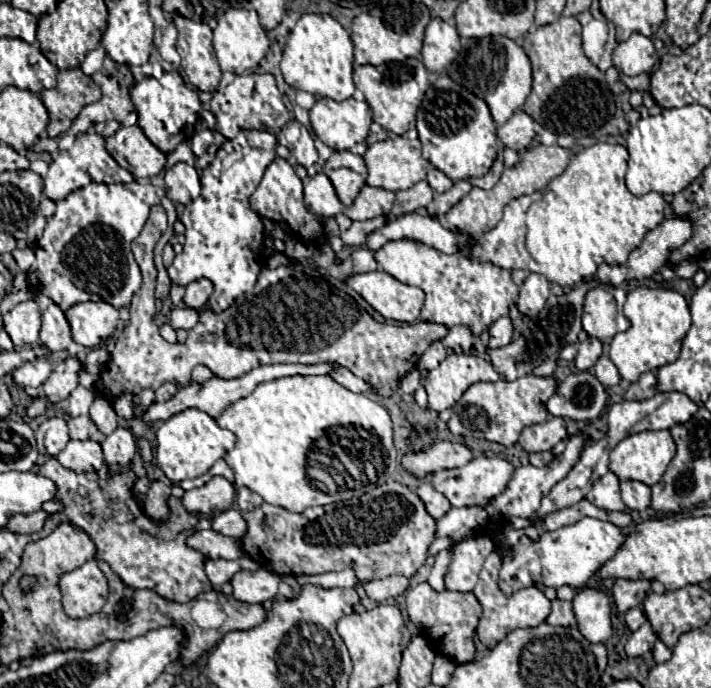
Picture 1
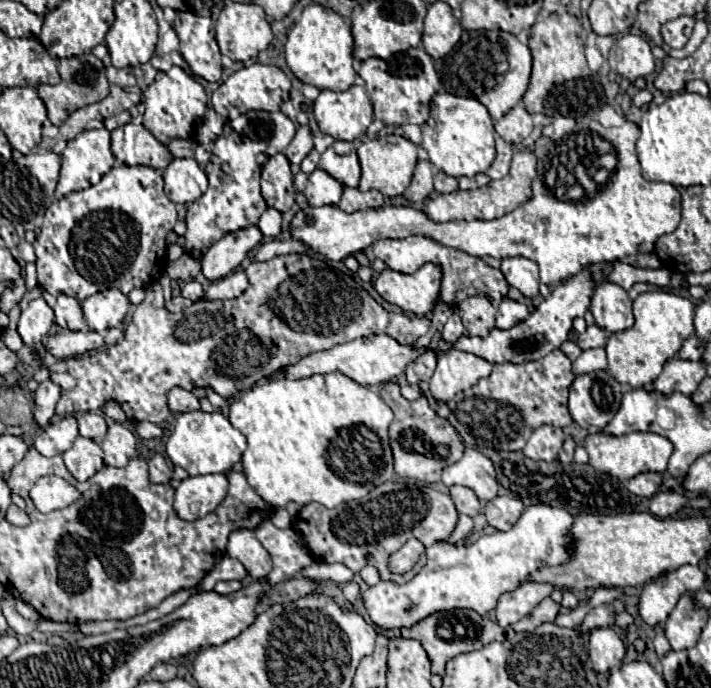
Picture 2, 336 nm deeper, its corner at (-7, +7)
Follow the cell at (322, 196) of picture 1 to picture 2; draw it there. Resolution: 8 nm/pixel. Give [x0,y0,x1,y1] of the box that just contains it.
[305,170,343,206]

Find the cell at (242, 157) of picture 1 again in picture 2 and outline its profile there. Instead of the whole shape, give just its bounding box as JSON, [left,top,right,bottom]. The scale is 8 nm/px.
[185,112,295,260]

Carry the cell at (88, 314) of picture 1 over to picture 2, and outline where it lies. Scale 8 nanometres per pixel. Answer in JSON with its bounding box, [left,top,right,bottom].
[81,288,131,332]

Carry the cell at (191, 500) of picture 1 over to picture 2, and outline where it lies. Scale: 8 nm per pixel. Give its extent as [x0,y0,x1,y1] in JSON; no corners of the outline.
[175,474,227,520]

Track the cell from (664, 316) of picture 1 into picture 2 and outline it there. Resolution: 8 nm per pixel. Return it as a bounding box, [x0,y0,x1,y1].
[607,290,695,388]

